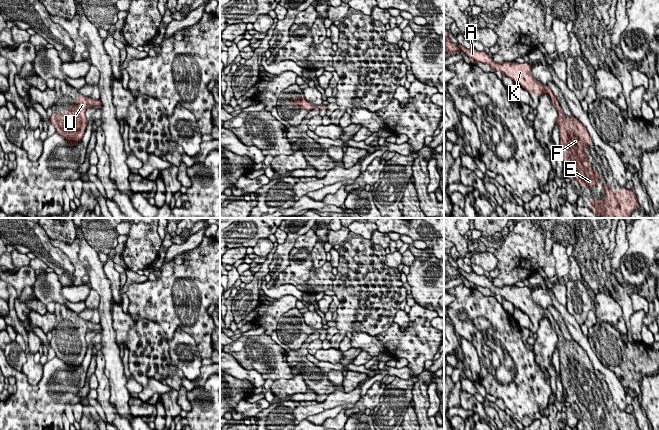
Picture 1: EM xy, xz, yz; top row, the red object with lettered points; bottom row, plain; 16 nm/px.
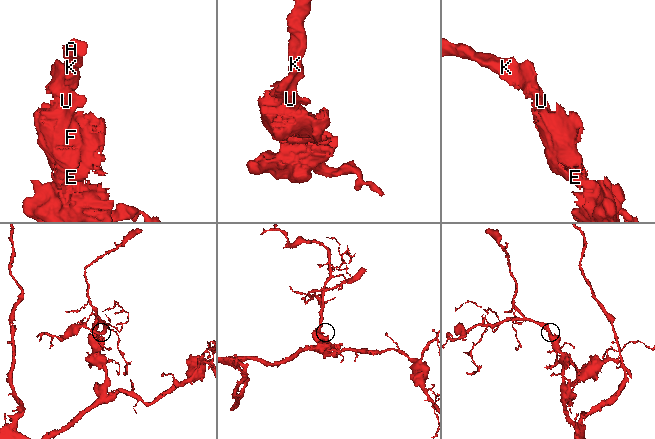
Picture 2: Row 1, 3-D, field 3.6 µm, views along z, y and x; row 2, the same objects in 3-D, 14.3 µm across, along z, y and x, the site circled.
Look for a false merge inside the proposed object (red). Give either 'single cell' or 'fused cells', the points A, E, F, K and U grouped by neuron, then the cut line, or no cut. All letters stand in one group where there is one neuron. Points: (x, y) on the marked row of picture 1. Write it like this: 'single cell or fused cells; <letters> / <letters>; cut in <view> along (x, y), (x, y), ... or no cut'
single cell; A E F K U; no cut

